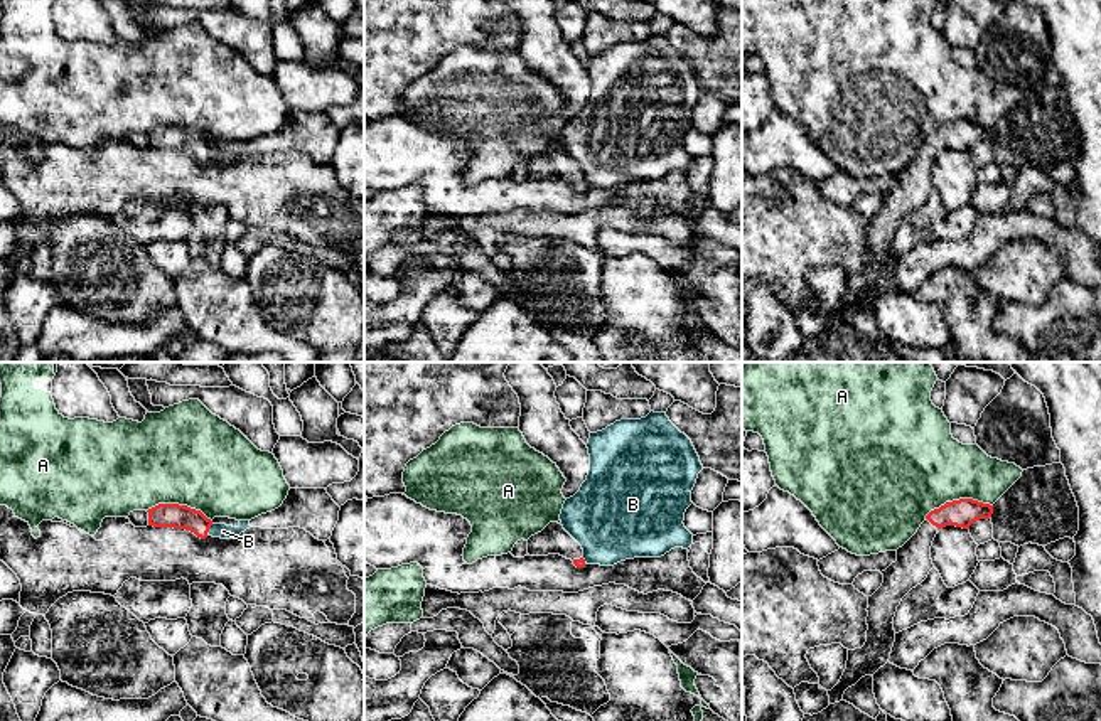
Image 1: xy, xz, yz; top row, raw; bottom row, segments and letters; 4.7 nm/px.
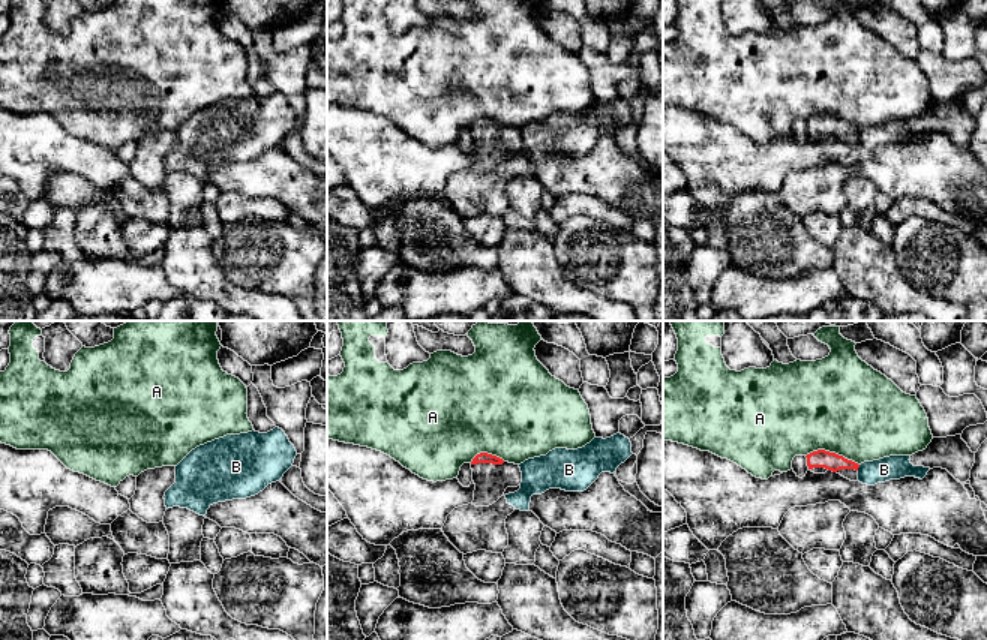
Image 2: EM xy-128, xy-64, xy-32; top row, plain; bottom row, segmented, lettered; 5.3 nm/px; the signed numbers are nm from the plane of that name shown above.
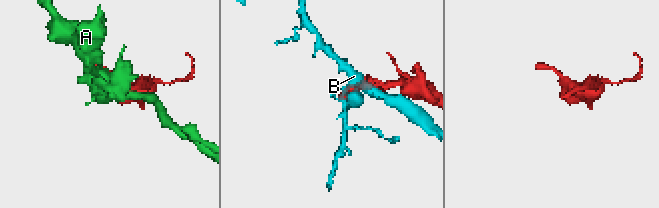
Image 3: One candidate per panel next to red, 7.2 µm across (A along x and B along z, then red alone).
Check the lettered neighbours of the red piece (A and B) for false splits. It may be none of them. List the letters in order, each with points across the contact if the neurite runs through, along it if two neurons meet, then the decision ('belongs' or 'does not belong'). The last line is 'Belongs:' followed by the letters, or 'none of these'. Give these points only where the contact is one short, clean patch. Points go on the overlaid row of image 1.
A: does not belong
B: does not belong
Belongs: none of these

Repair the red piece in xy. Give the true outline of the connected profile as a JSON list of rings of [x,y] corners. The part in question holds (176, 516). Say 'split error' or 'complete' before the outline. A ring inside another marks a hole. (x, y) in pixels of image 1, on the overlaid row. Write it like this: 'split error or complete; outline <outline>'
complete; outline [[[158,504],[148,512],[148,526],[174,527],[194,532],[197,537],[206,539],[212,521],[201,510],[179,504]]]

